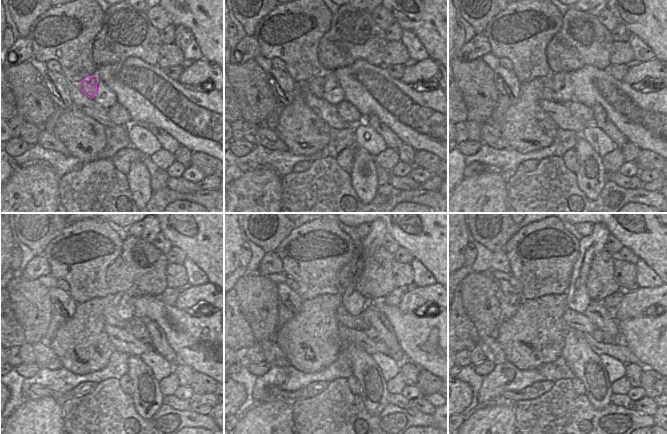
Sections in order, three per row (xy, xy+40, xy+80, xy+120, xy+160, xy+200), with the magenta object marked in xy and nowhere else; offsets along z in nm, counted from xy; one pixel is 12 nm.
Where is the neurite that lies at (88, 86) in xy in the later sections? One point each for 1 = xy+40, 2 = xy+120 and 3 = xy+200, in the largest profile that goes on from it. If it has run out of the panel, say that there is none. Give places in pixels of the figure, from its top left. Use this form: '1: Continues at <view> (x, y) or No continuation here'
1: Continues at xy+40 (315, 85)
2: Continues at xy+120 (110, 315)
3: Continues at xy+200 (575, 320).

